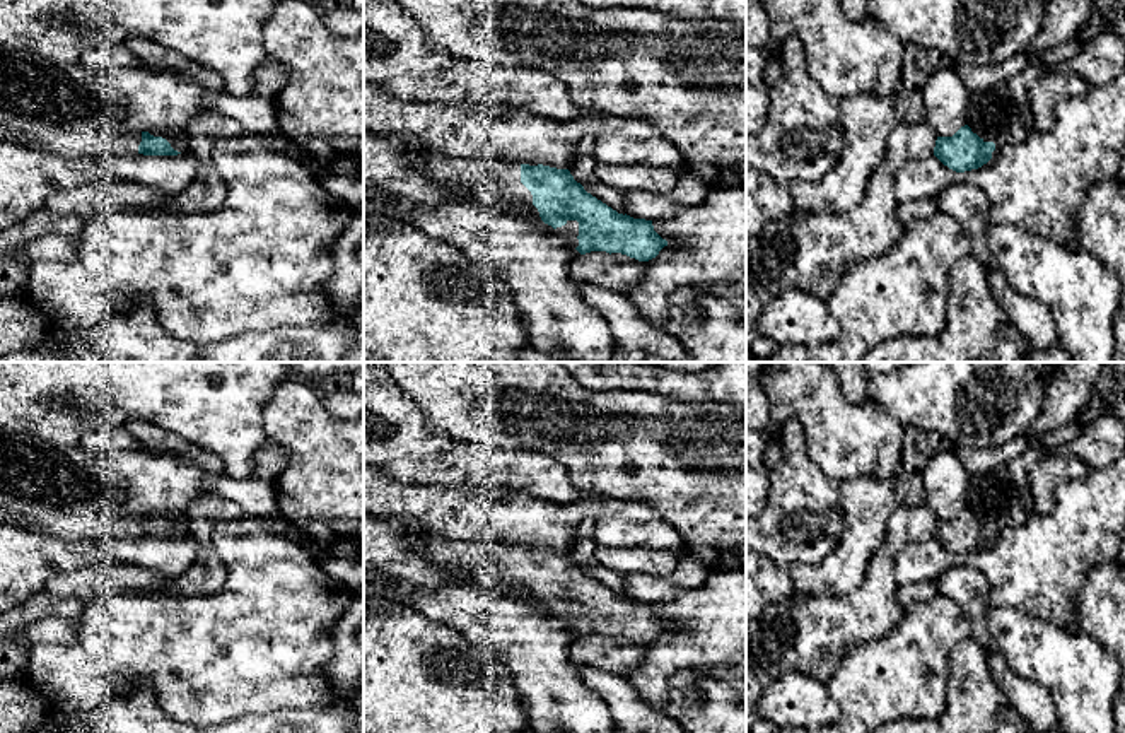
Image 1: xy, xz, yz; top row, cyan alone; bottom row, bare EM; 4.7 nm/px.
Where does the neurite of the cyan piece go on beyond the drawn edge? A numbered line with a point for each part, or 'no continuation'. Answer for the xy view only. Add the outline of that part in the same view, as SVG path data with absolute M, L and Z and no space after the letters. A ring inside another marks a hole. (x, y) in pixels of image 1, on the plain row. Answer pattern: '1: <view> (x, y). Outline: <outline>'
1: xy (45, 489). Outline: M0 427L0 523L70 540L138 538L142 514L125 509L126 485L106 465L85 473L85 446L56 448Z

